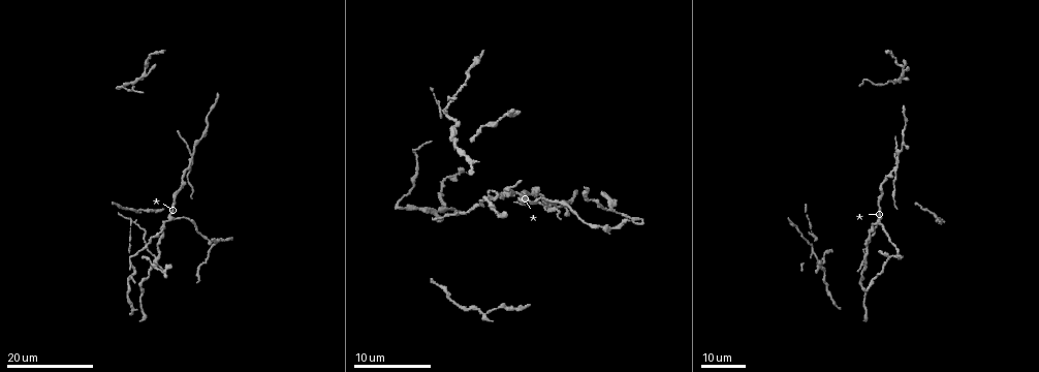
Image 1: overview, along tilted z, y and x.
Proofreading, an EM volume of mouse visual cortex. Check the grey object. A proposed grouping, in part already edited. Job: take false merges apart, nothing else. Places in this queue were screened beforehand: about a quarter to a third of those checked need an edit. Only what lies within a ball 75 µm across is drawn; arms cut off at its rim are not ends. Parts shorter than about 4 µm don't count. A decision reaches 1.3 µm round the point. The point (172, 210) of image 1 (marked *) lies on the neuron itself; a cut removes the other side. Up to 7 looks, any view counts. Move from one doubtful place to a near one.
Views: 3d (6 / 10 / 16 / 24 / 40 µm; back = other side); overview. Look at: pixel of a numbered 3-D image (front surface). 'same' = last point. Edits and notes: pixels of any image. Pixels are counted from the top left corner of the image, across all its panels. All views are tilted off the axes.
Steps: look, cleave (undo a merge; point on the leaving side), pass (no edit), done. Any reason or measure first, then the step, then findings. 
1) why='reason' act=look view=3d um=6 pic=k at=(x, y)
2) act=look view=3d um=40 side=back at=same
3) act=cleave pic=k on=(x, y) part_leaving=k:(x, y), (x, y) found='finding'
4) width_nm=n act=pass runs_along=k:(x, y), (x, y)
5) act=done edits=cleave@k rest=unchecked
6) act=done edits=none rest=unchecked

why='thin arm on a thick one' act=look view=3d um=24 pic=1 at=(896, 162)

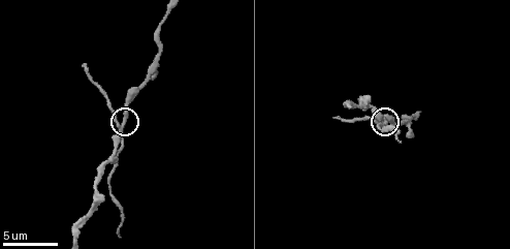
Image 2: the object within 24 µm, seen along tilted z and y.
why='zoom in' act=look view=3d um=10 pic=2 at=(119, 126)

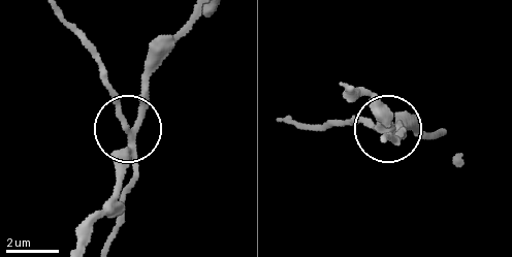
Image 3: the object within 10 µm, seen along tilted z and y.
arms=3 act=cleave pic=3 on=(119, 109) part_leaving=3:(130, 146), (131, 184), (123, 224), (113, 237) found='two neurons meet here'

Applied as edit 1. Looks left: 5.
act=look view=3d um=10 pic=2 at=(350, 106)

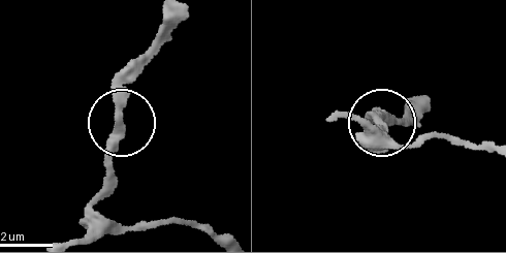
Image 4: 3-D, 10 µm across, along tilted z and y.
act=pass found='one neuron here'

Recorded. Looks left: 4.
why='four-way junction' act=look view=3d um=16 pic=1 at=(154, 258)

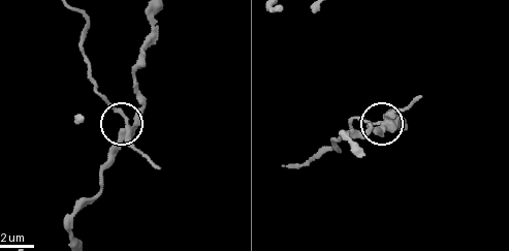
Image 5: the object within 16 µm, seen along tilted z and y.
why='closer look' act=look view=3d um=10 pic=5 at=(125, 121)

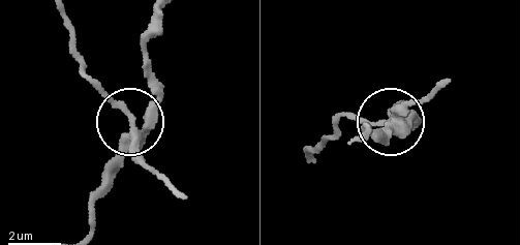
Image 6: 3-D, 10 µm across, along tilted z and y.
width_nm=300 act=cleave pic=6 on=(119, 100) found='two neurons meet here'

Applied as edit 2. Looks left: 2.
act=done edits=cleave@3,cleave@6 rest=unchecked

